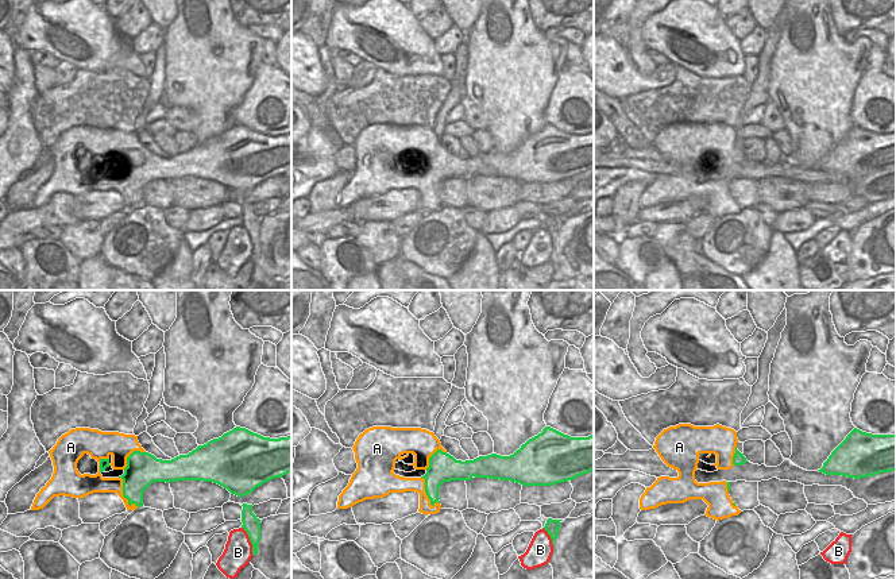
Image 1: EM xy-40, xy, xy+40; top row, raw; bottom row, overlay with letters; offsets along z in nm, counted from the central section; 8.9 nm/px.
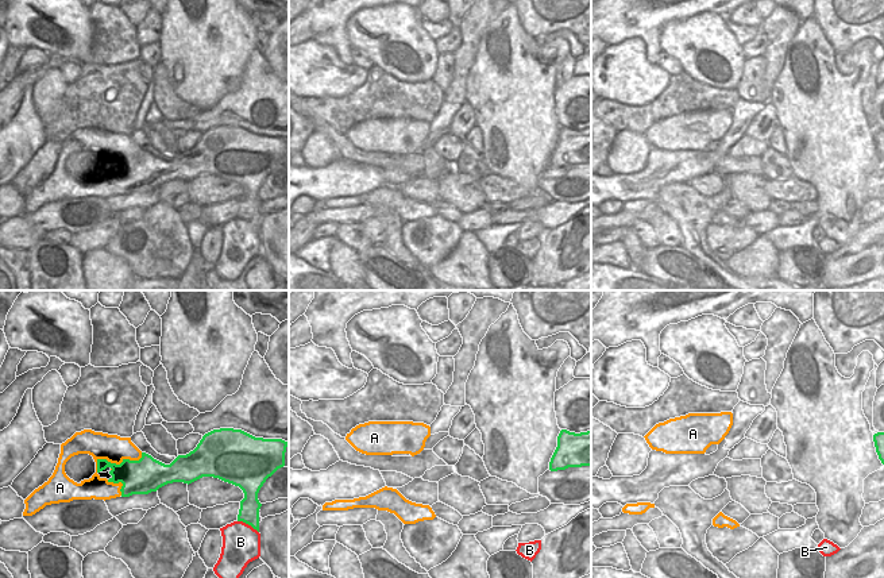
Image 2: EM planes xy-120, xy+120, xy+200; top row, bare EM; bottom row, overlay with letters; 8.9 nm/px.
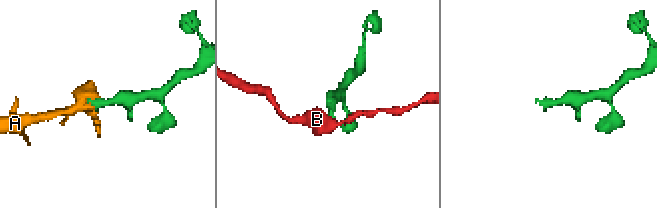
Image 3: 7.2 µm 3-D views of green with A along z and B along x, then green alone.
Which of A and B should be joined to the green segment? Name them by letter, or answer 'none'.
A

